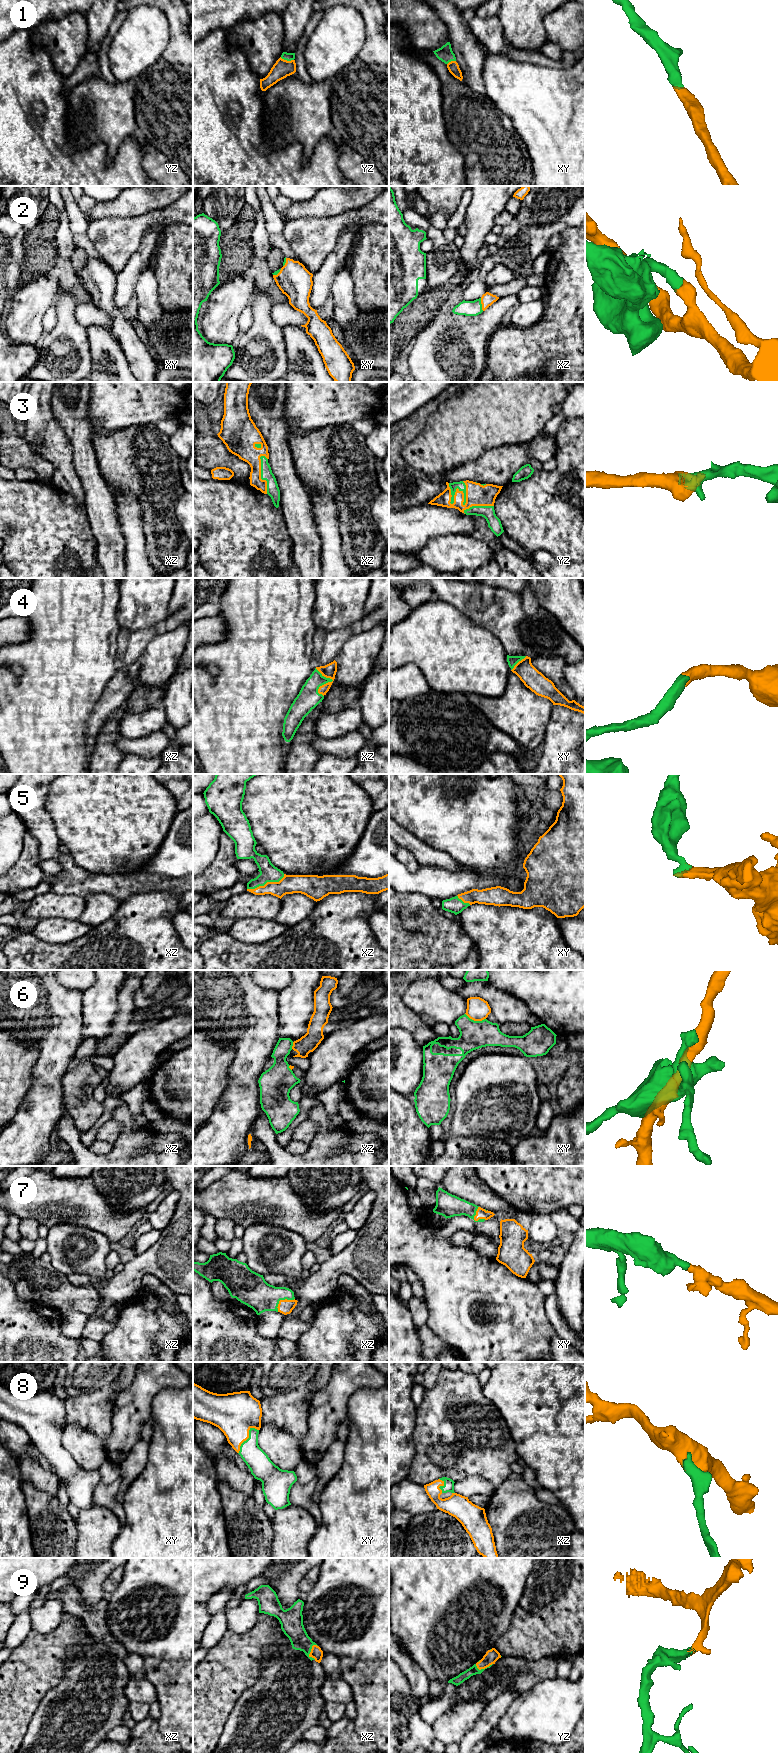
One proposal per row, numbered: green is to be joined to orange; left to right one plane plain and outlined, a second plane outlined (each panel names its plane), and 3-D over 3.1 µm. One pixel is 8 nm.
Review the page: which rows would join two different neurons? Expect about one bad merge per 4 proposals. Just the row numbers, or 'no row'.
6

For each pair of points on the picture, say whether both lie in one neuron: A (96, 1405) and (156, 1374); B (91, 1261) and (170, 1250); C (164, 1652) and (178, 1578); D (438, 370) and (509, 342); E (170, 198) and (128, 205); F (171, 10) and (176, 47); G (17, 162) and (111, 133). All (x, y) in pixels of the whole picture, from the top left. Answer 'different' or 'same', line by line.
A: different
B: different
C: same
D: different
E: same
F: same
G: different

